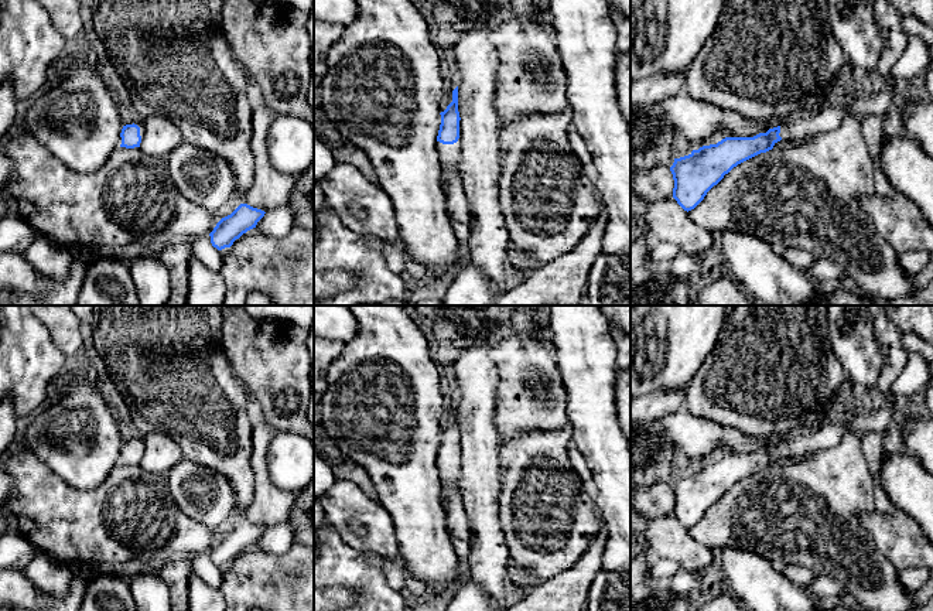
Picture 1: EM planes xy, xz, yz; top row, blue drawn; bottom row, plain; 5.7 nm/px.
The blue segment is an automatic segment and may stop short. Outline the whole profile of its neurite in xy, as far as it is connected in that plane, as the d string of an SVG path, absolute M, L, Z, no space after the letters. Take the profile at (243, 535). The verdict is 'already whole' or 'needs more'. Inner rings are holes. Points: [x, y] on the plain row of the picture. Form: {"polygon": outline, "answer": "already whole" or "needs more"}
{"polygon": "M240 520L230 532L222 535L209 550L211 560L218 567L230 564L247 547L256 545L264 528Z", "answer": "already whole"}

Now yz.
{"polygon": "M851 420L824 423L817 430L783 436L778 444L766 450L753 454L725 454L717 461L703 462L688 472L674 475L670 484L674 496L673 515L688 529L738 481L772 467L782 455L797 457L835 448L851 429Z", "answer": "needs more"}

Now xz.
{"polygon": "M458 403L452 407L452 419L441 431L441 441L437 453L437 468L440 471L440 484L442 498L455 489L459 489L461 457L459 457L459 429L458 429Z", "answer": "needs more"}

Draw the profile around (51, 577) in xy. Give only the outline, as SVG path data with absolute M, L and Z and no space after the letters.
M34 557L21 569L33 586L48 597L62 598L68 594L74 571L65 563Z

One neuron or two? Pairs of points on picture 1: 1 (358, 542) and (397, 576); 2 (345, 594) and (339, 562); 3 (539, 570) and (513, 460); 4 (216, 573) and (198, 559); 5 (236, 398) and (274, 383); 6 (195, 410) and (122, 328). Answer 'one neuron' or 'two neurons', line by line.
1: two neurons
2: two neurons
3: one neuron
4: one neuron
5: two neurons
6: one neuron

